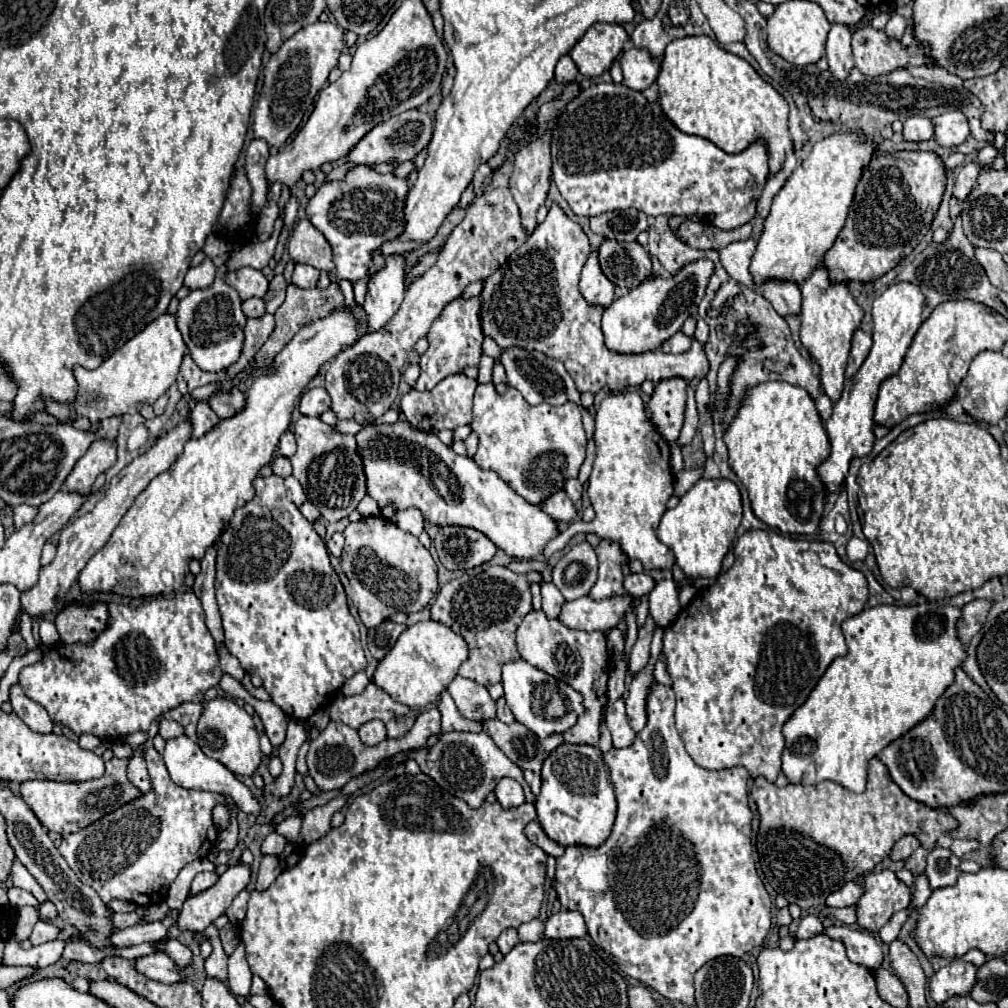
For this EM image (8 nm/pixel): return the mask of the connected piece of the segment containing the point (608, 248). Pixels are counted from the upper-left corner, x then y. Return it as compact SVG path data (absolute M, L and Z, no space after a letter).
M604 240L598 256L606 278L620 288L636 288L644 280L654 278L650 254L638 242L630 250L616 240Z

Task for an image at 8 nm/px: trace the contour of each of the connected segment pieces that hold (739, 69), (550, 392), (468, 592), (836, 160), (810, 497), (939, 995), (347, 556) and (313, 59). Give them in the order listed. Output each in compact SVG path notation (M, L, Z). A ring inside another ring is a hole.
M708 36L672 40L666 46L656 84L660 88L660 108L678 130L702 136L730 154L762 140L768 148L768 178L782 170L786 156L792 152L788 104L744 58L726 52Z
M512 346L512 348L506 348L506 350L500 350L500 364L506 368L506 378L508 378L508 384L512 388L516 388L524 400L528 404L552 404L552 406L560 406L564 402L576 402L580 404L580 394L574 386L574 380L570 378L570 374L566 372L564 364L558 362L558 360L552 360L548 358L546 354L542 352L528 352L524 348L518 348L518 346Z
M492 566L474 576L462 574L440 588L436 602L430 608L430 618L446 624L466 640L468 660L462 662L458 670L460 676L490 688L502 680L500 670L504 664L520 660L516 650L516 626L520 626L524 614L532 610L532 582L542 582L538 572L514 574L504 566Z
M834 134L824 140L818 140L812 146L808 158L788 176L782 190L774 196L770 214L764 218L764 230L760 234L760 240L758 240L758 246L750 264L750 274L752 274L754 284L760 286L768 280L780 280L780 282L790 280L790 282L800 284L812 274L812 270L816 270L826 250L834 244L838 232L842 230L852 198L854 198L856 182L860 180L864 166L870 162L876 150L878 146L860 138L860 134Z
M764 382L748 390L746 402L742 404L738 416L728 428L724 442L728 446L728 464L748 490L752 502L752 512L770 528L782 534L806 534L814 536L820 532L820 518L826 506L826 488L818 476L818 466L830 456L830 442L824 430L824 422L816 410L812 396L788 382Z
M954 958L948 966L940 968L930 980L930 996L936 1002L946 1002L954 994L968 994L976 982L976 966Z
M370 516L344 530L346 544L342 552L342 570L354 590L354 606L366 628L382 624L396 612L420 612L438 592L436 564L430 552L418 542L416 536L400 530L394 522Z
M316 20L314 24L304 26L292 38L288 38L280 46L280 50L270 56L268 64L264 66L264 86L262 86L262 92L258 96L258 104L254 110L254 136L264 138L268 146L280 148L282 144L286 144L286 140L298 130L304 114L312 108L316 94L326 86L330 70L338 66L338 56L342 50L344 50L344 32L334 22Z

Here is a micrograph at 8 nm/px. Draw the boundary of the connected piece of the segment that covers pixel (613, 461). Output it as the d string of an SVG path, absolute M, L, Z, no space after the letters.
M618 392L610 394L606 400L602 400L598 412L596 412L596 460L592 474L588 478L588 496L596 510L596 518L592 522L573 522L568 529L561 531L556 538L549 541L543 551L548 560L553 553L562 550L568 541L578 533L598 534L604 540L614 540L622 546L622 550L628 554L628 558L638 558L644 564L644 570L672 570L674 568L674 554L656 538L656 526L660 524L660 518L666 510L666 502L670 494L674 492L674 476L670 470L670 450L668 442L656 432L652 422L646 418L642 398L636 392Z

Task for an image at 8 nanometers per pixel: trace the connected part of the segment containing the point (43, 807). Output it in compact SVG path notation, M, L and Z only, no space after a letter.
M110 758L106 762L106 772L102 778L86 782L52 782L52 780L28 780L20 784L20 796L36 814L40 824L56 834L74 834L92 822L100 820L104 814L124 806L132 798L140 796L140 790L128 782L126 758Z

